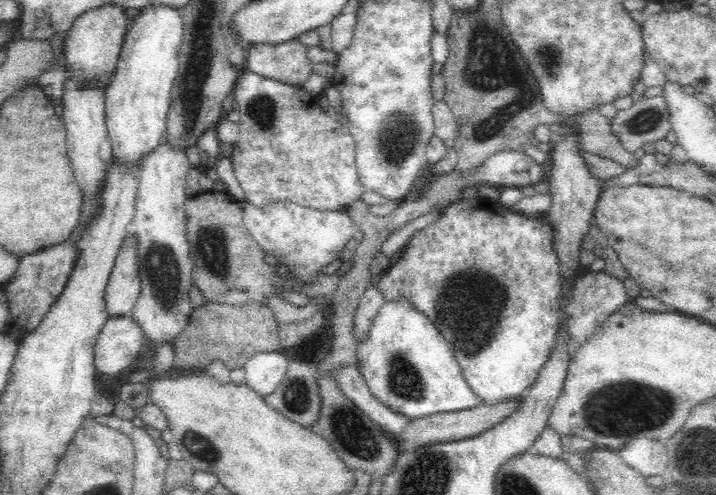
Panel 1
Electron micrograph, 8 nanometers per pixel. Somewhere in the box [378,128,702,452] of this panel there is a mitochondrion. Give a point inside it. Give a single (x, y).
(471, 303)

